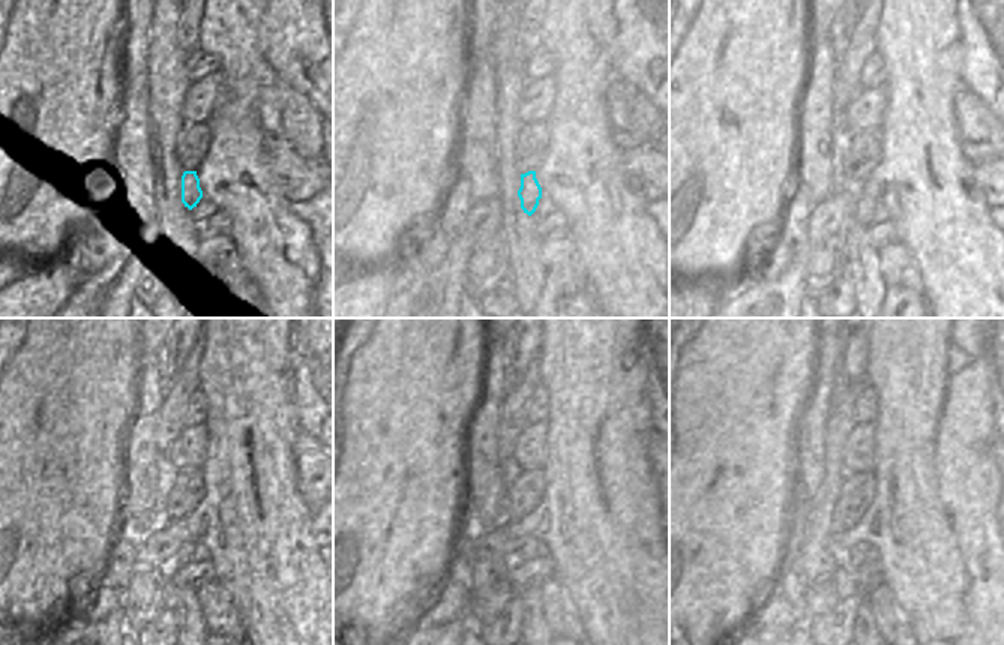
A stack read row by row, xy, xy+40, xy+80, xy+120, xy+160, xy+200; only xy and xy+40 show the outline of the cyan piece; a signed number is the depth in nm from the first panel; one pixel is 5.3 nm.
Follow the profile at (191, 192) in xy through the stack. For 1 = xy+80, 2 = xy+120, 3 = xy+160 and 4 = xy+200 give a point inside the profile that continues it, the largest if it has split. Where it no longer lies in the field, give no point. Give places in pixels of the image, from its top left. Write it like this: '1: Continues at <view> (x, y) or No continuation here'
1: Continues at xy+80 (865, 206)
2: Continues at xy+120 (182, 578)
3: Continues at xy+160 (518, 579)
4: Continues at xy+200 (848, 564).

